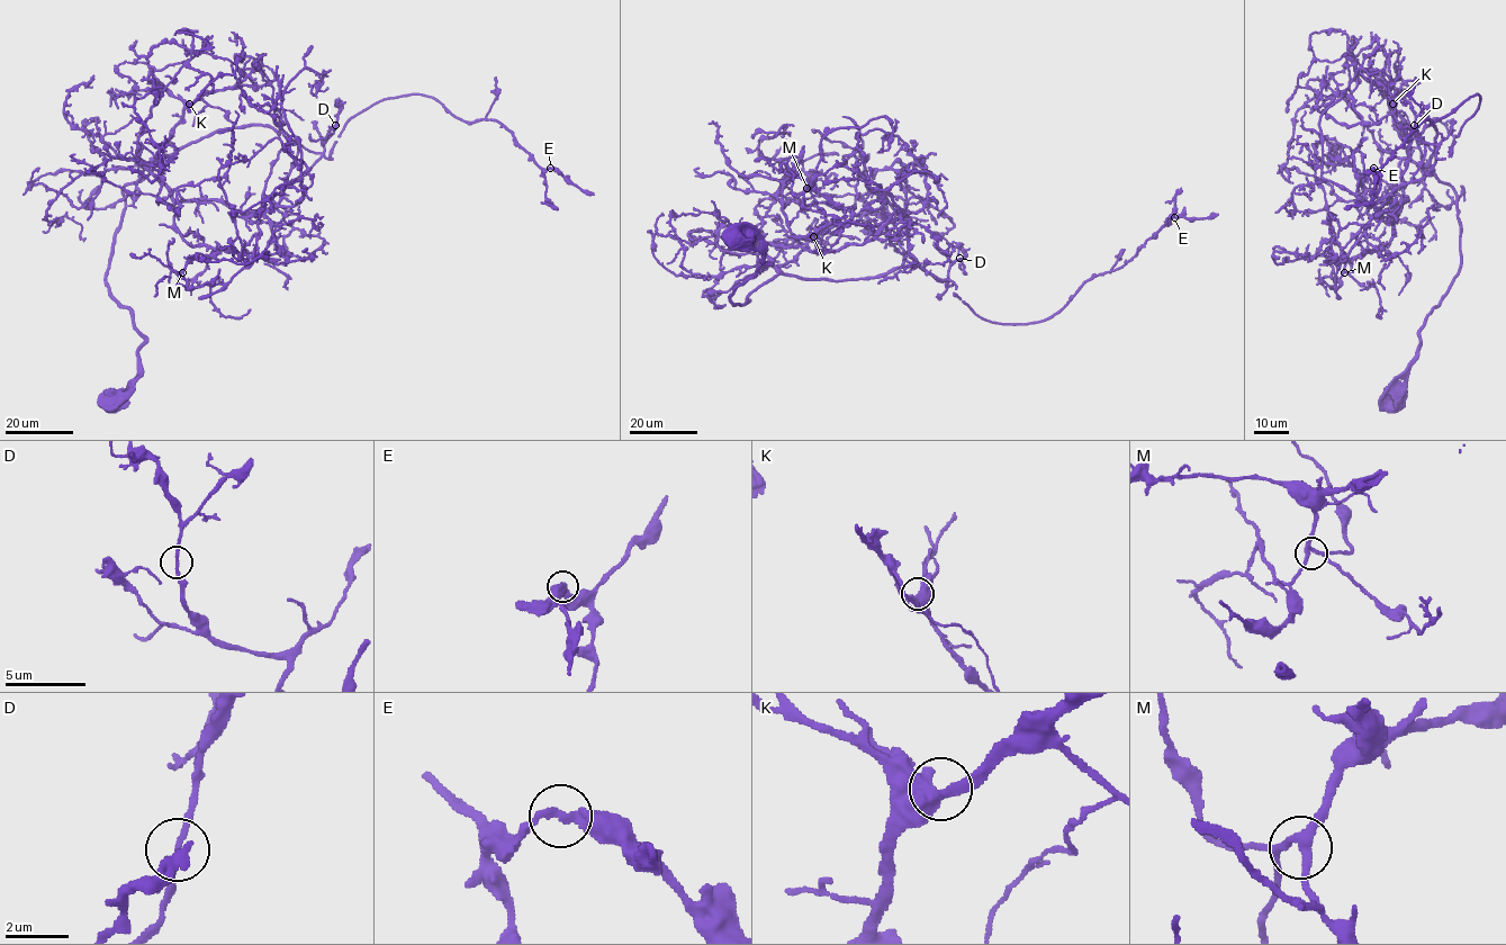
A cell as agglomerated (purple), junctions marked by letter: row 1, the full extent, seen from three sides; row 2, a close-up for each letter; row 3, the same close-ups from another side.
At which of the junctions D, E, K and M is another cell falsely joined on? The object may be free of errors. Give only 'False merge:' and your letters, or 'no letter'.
False merge: E

